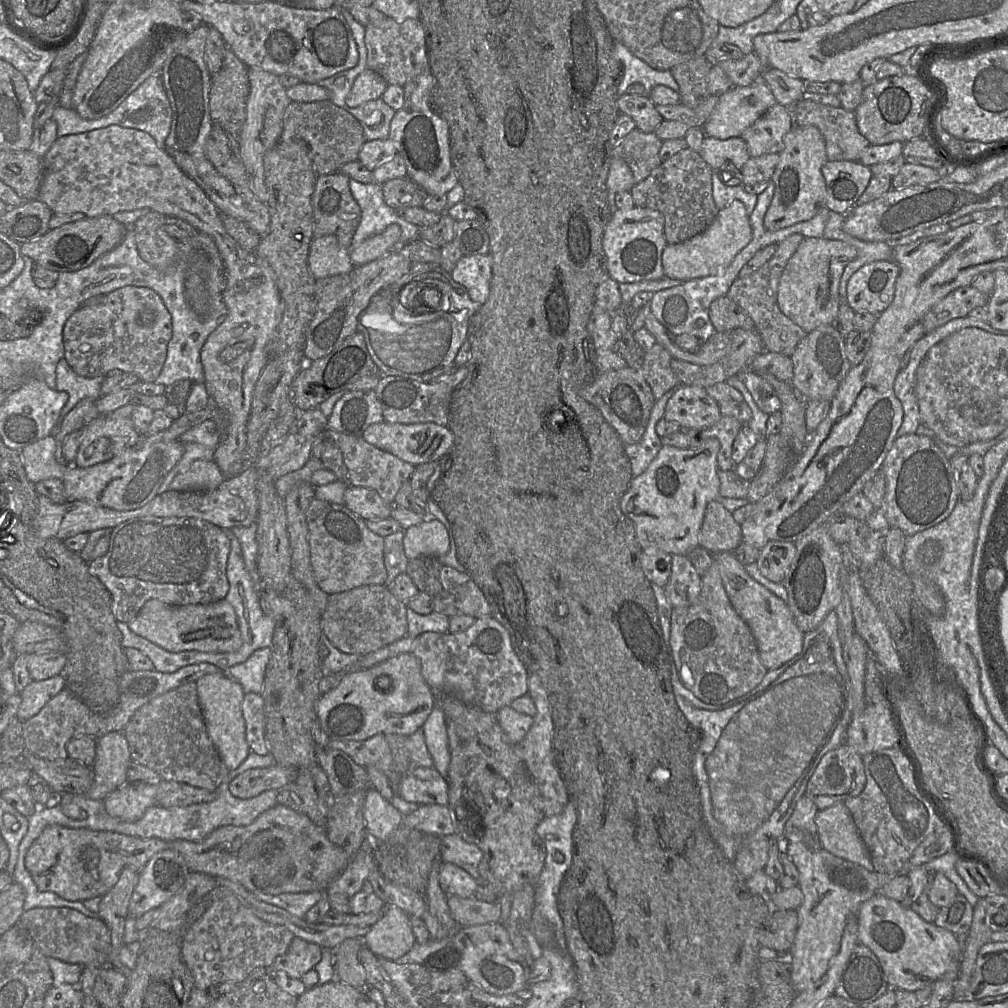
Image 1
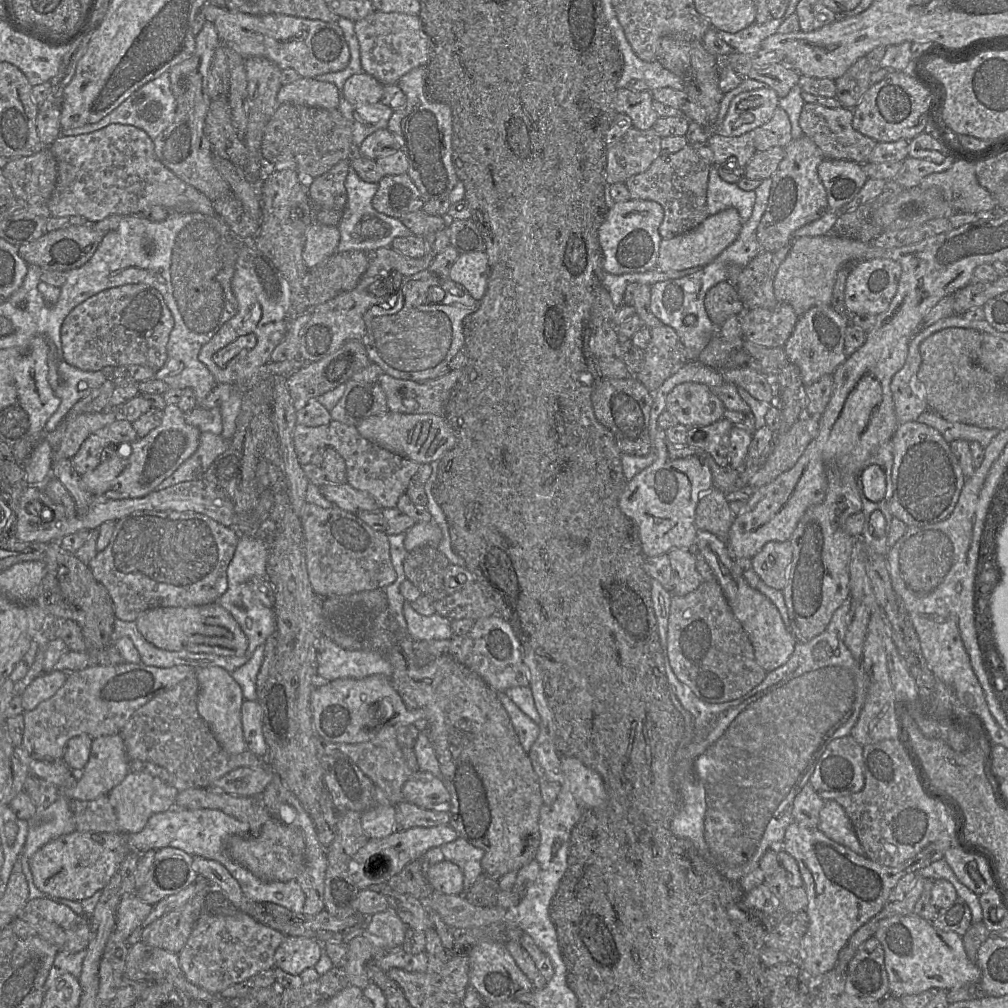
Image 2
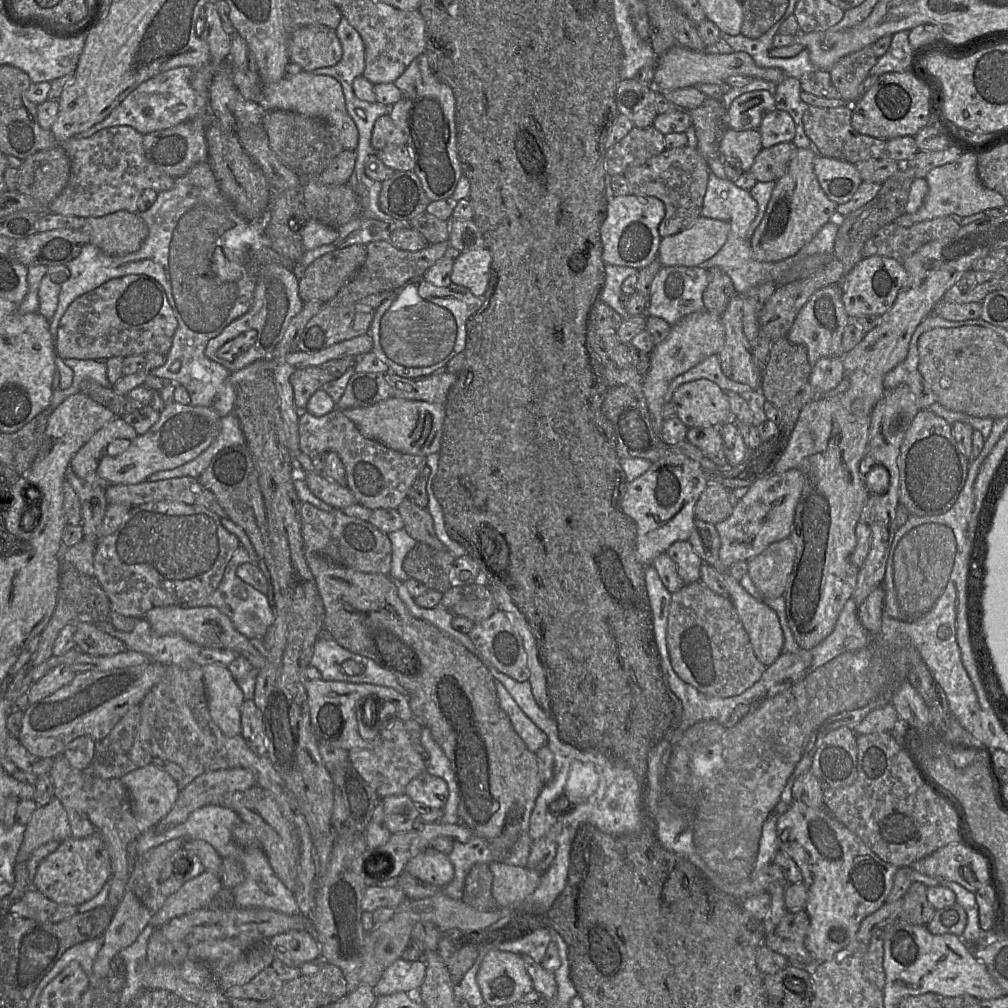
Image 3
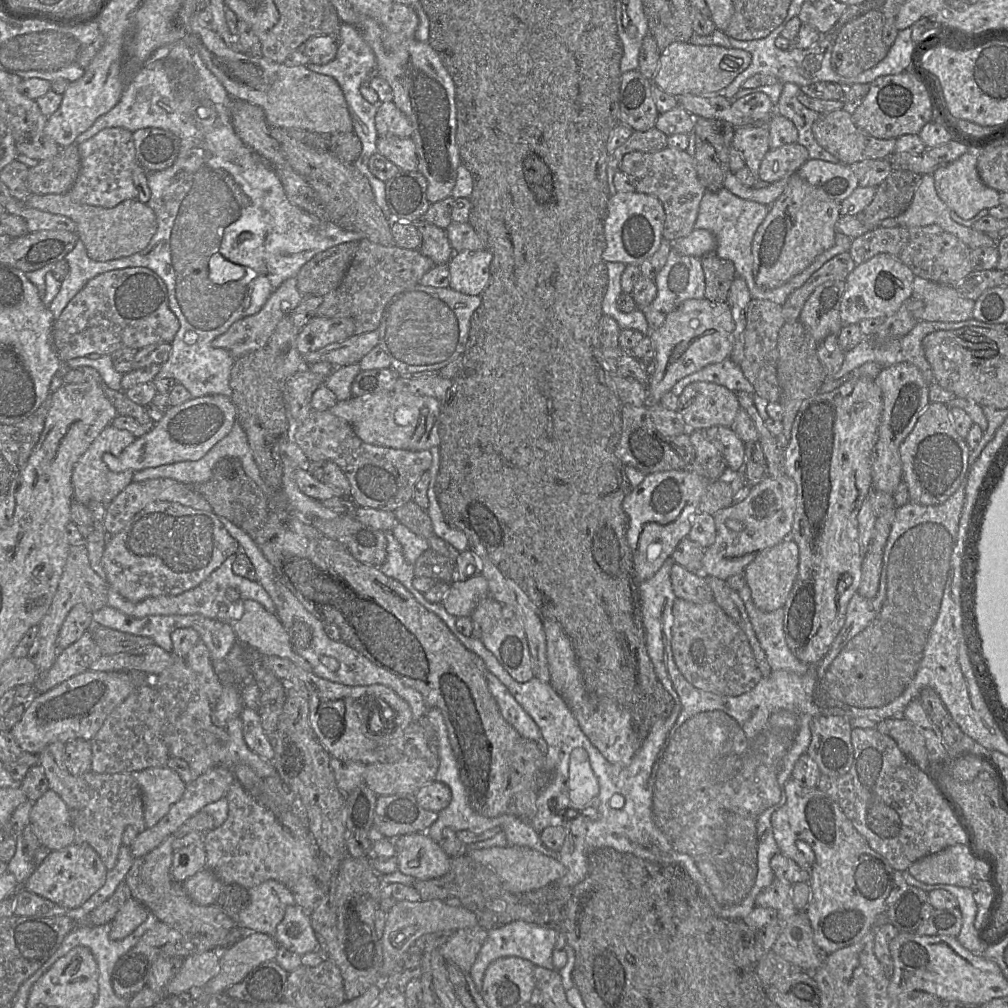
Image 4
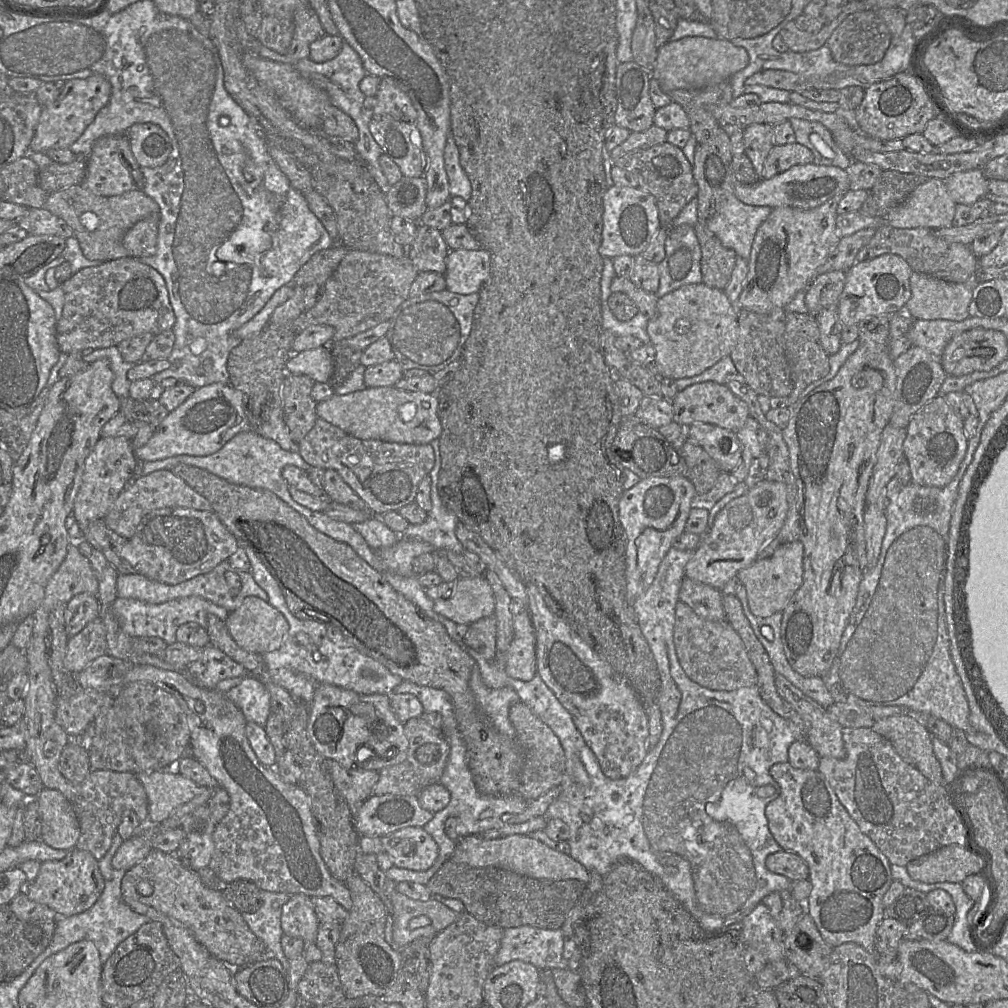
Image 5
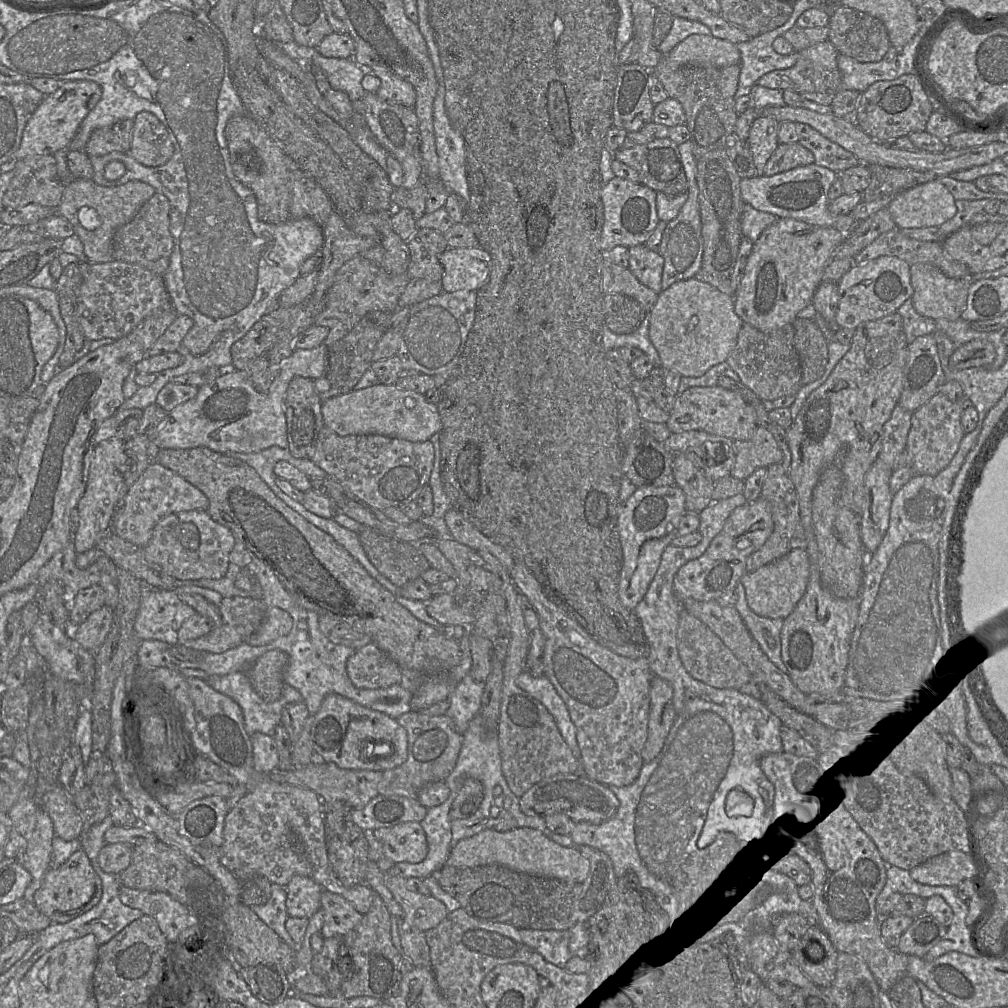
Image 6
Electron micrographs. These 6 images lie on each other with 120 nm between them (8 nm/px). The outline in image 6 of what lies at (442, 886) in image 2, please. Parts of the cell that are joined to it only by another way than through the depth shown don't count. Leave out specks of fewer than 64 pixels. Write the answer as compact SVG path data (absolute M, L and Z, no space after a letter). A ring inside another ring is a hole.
M404 822L372 831L382 844L383 856L396 863L422 862L428 854L426 834L419 822Z

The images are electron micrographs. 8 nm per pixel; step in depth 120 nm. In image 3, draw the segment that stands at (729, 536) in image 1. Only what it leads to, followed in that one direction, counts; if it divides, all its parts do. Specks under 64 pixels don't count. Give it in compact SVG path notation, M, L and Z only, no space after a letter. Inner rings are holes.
M709 483L694 507L695 518L713 525L726 520L733 511L728 492L719 483Z

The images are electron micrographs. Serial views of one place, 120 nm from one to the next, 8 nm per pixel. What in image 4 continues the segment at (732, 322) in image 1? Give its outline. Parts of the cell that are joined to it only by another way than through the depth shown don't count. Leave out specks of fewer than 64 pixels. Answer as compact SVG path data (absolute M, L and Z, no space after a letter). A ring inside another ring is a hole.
M715 251L702 256L705 275L705 298L712 302L727 302L729 289L736 277L734 264L720 258Z

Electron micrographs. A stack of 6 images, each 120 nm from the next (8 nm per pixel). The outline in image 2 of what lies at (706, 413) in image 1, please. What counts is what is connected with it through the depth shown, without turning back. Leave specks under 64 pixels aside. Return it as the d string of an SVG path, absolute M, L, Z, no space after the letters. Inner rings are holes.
M696 382L677 385L667 395L666 410L685 427L708 426L723 417L725 407L709 386Z

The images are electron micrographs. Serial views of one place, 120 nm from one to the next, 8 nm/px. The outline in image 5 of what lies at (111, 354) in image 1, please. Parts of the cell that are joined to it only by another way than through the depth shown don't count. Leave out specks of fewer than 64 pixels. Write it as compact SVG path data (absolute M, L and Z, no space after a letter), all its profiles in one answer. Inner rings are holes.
M123 257L105 261L98 266L83 268L60 284L60 287L64 291L65 302L62 316L56 323L56 340L60 352L68 355L85 349L117 346L128 338L144 333L156 336L173 329L176 323L163 276L137 258Z

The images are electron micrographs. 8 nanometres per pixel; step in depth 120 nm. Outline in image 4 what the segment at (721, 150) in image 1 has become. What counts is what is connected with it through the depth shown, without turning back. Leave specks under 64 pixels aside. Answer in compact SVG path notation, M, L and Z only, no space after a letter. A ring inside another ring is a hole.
M756 123L752 126L736 128L732 147L743 154L746 166L753 176L759 179L760 164L770 149L767 123Z

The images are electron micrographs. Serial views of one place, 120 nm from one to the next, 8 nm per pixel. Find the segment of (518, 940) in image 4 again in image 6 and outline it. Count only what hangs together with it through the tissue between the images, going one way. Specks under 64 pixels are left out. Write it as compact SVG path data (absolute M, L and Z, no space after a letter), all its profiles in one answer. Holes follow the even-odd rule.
M519 929L519 931L526 946L559 968L565 968L566 963L574 955L569 951L569 930Z

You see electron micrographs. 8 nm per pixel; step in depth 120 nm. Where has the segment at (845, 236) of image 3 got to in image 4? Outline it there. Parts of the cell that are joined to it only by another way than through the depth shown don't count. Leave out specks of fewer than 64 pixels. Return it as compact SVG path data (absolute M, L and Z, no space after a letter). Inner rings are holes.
M893 169L876 187L872 202L857 215L857 219L874 229L886 218L896 218L910 205L922 175L907 169Z

